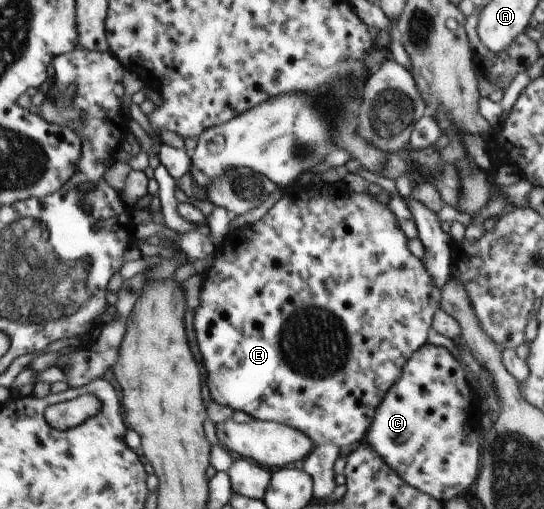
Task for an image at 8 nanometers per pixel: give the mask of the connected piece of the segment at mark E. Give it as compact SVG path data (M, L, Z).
M297 184L291 190L286 190L279 198L279 200L268 210L268 212L258 220L255 224L251 226L241 227L233 231L228 238L226 238L221 246L216 249L215 262L213 266L206 275L203 276L203 286L200 294L200 306L195 309L194 317L194 329L196 332L196 339L198 342L199 350L203 359L203 366L207 370L206 375L206 385L210 390L210 398L215 402L223 405L224 407L231 407L235 410L242 410L251 416L253 419L259 419L262 421L277 421L290 427L296 428L297 430L303 431L311 440L312 443L317 445L322 445L325 443L331 443L332 445L337 445L339 448L345 452L351 449L357 444L361 443L365 438L367 438L368 429L372 423L375 411L384 399L384 396L389 392L389 389L397 380L399 380L400 374L403 370L403 365L411 358L411 355L419 350L425 343L427 343L427 338L429 338L429 328L432 327L432 320L435 311L440 308L441 291L439 287L435 286L431 275L427 272L422 260L417 258L414 254L411 254L410 248L408 246L408 238L399 228L395 216L389 210L387 205L377 202L375 196L372 196L368 192L356 193L353 189L345 190L343 188L343 194L339 196L339 188L331 184L315 184L311 186L305 186L305 184Z

